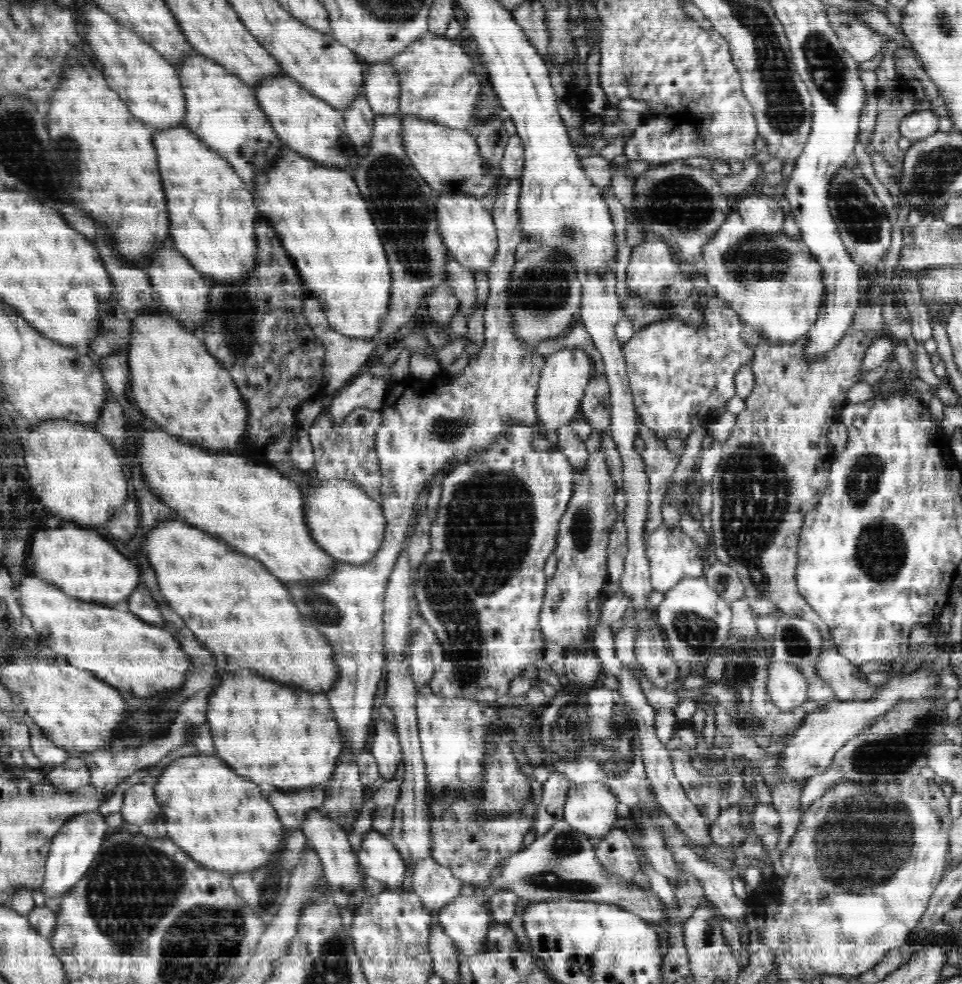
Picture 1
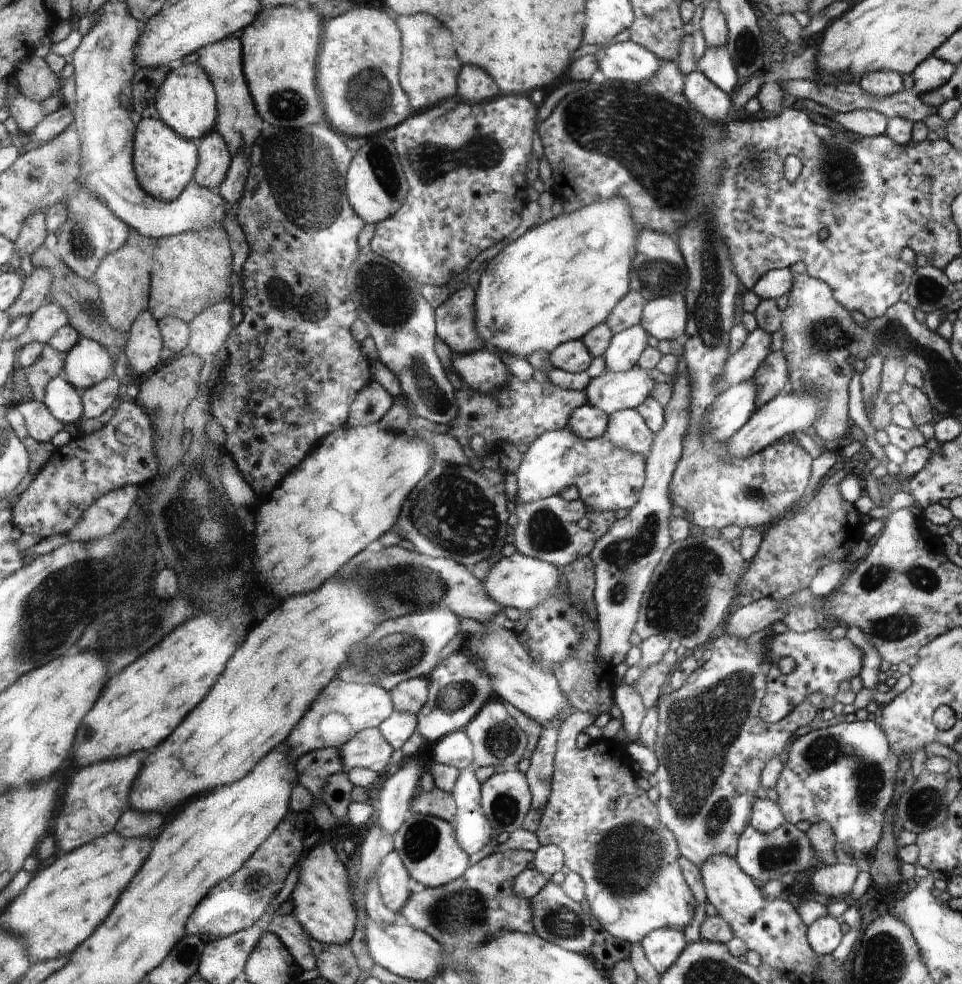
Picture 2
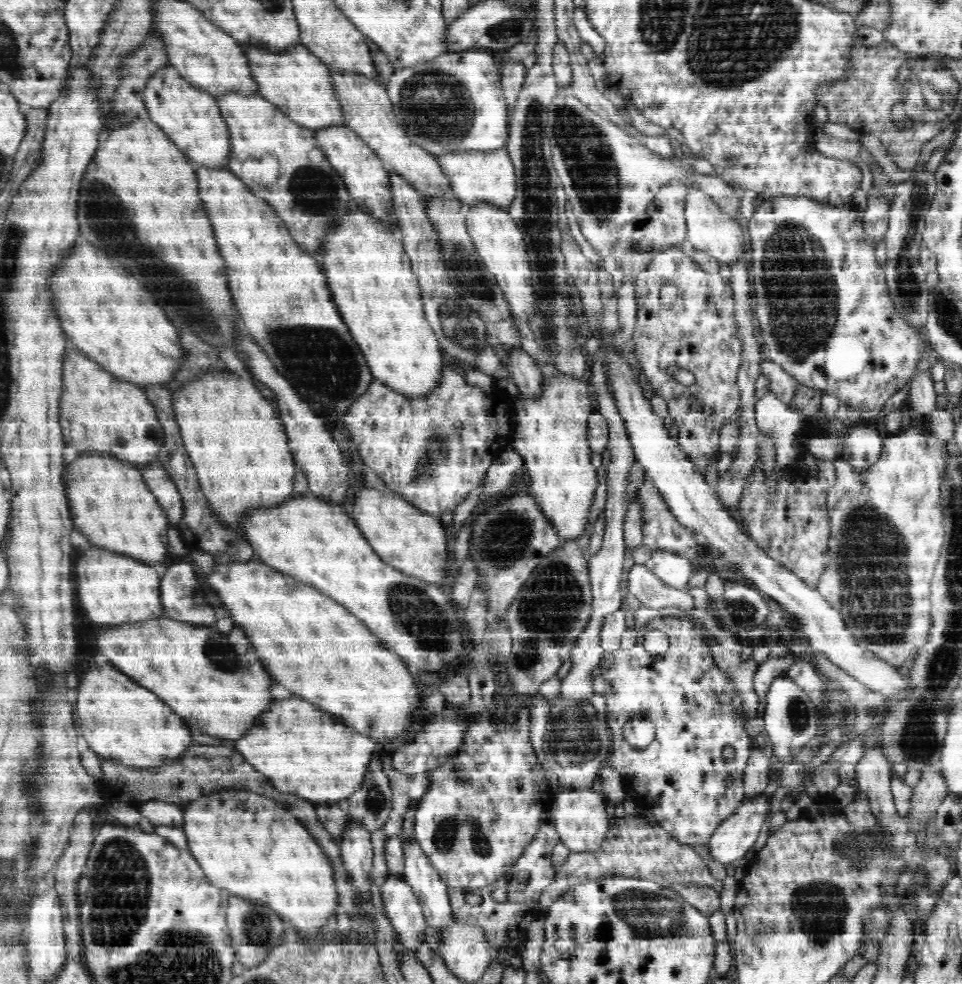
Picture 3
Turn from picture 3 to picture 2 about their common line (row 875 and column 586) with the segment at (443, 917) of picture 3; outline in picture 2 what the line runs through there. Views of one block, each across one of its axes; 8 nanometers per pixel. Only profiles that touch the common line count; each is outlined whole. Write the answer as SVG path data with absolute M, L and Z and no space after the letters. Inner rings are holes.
M587 403L575 410L571 415L570 421L567 423L567 427L578 438L592 440L593 438L600 438L600 436L606 433L608 418L609 414Z

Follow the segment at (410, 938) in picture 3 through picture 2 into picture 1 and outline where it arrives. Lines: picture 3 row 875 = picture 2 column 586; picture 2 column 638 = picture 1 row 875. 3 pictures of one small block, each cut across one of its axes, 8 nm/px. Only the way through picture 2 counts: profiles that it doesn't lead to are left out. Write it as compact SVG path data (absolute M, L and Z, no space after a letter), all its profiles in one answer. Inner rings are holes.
M372 828L362 839L358 862L366 876L383 882L388 889L400 888L407 870L389 837Z

